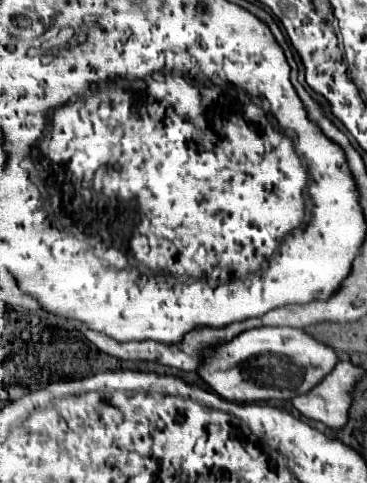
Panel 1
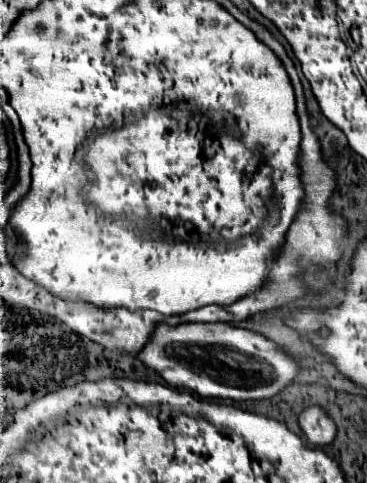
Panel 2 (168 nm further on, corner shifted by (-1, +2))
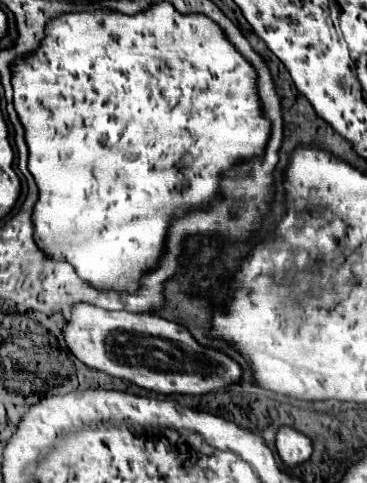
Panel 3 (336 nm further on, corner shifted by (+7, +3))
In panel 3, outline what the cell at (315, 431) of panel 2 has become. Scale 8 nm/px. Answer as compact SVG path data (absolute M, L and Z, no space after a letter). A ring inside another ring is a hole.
M288 425L280 427L276 435L276 447L278 447L280 459L288 467L294 467L296 463L306 461L312 455L312 439Z

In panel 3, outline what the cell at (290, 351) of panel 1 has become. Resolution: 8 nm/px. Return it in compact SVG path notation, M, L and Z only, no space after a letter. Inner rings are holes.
M80 303L70 313L64 337L70 351L88 367L164 395L206 395L242 379L242 367L232 357L200 345L186 327L152 313L106 311Z

